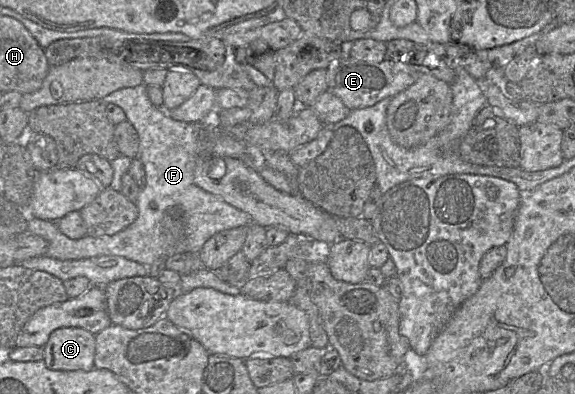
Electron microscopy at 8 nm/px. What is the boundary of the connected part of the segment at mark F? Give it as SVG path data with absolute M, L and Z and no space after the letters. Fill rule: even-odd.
M141 83L137 86L133 87L126 87L126 88L121 88L118 90L115 90L105 96L103 99L101 99L105 104L115 104L119 106L125 113L126 115L126 120L129 121L135 130L138 133L139 136L139 154L138 154L138 159L140 159L141 163L143 164L144 170L145 170L145 175L146 175L146 184L143 189L139 190L139 195L136 203L134 203L138 209L138 216L136 220L126 229L123 231L112 235L112 236L101 236L101 237L90 237L90 236L84 236L80 239L73 240L65 236L57 227L56 223L53 221L48 221L48 220L43 220L35 217L29 217L28 215L28 232L37 236L42 237L45 239L48 243L48 249L47 252L45 253L45 256L58 259L58 260L80 260L80 259L86 259L86 258L91 258L95 256L104 256L104 255L115 255L115 256L122 256L128 260L132 260L135 262L138 262L140 264L144 264L145 266L151 267L154 262L159 259L159 258L165 258L165 250L163 248L163 234L161 233L161 223L163 218L165 217L166 214L168 214L171 211L178 211L180 218L183 221L184 224L184 230L185 230L185 240L187 243L187 251L185 253L199 253L199 251L202 249L203 245L215 234L228 230L228 229L233 229L236 227L240 226L248 226L249 224L253 223L251 220L250 215L242 211L240 209L235 208L234 206L228 204L227 202L223 201L223 199L219 196L216 196L212 193L209 193L202 188L198 187L194 183L194 169L196 166L197 158L201 153L205 152L211 152L212 154L219 155L219 156L228 156L232 157L235 159L242 159L244 162L248 162L249 160L254 160L254 156L252 153L252 149L258 149L258 148L251 148L248 146L246 143L243 141L237 140L234 137L232 137L229 134L226 134L225 132L221 131L220 129L216 129L211 123L211 120L207 120L207 122L183 122L183 121L178 121L174 120L169 116L166 110L163 108L158 108L152 104L150 101L148 95L147 95L147 85L144 83Z

